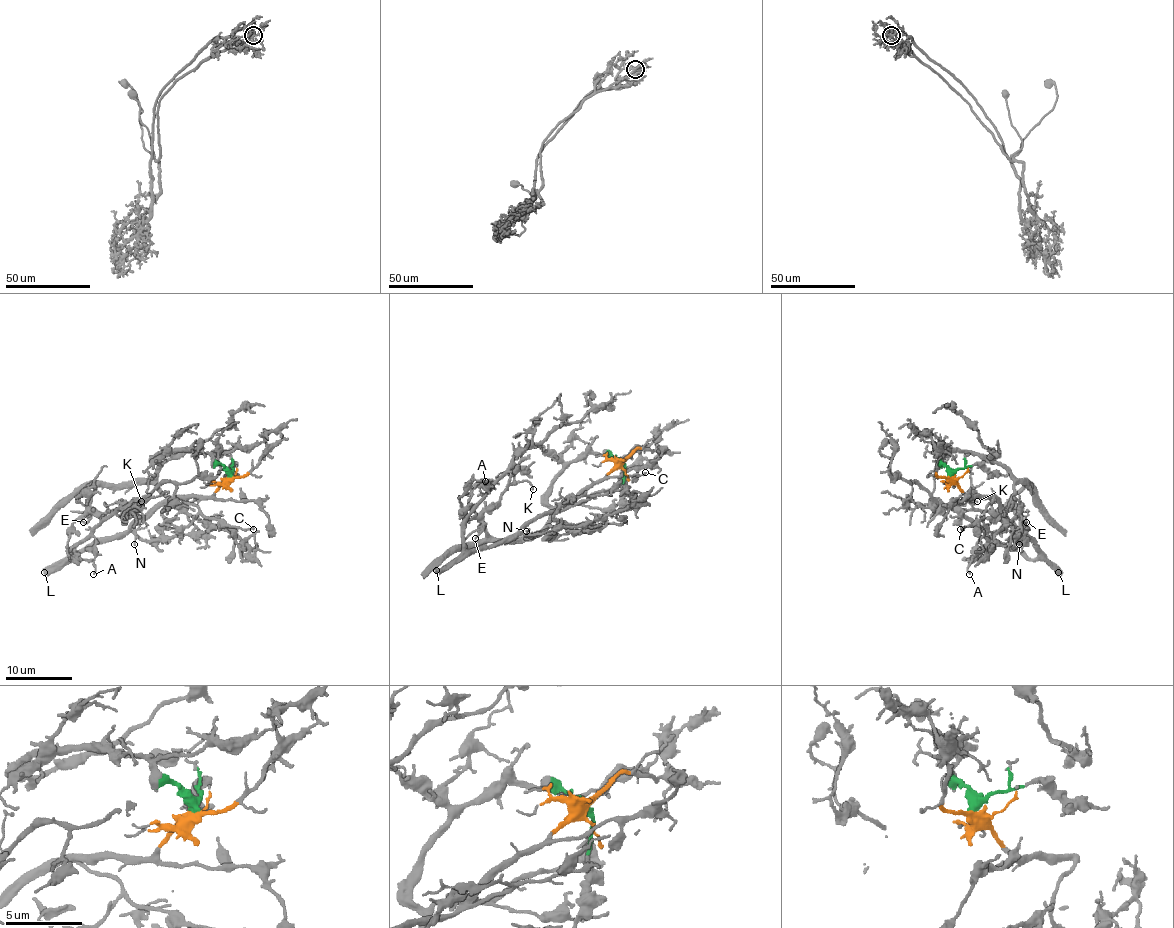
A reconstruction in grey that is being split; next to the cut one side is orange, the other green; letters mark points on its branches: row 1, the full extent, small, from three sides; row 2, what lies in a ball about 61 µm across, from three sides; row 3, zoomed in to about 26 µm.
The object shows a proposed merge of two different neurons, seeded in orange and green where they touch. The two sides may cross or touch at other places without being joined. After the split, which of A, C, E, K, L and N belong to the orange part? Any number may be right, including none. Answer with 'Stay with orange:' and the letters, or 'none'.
Stay with orange: A, C, L, N

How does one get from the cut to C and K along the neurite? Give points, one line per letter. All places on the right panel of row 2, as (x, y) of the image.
C: (951, 477), (967, 496), (992, 498), (982, 518), (961, 529)
K: (951, 475), (941, 453), (967, 450), (1027, 485), (994, 513), (977, 511), (969, 503), (977, 501)

